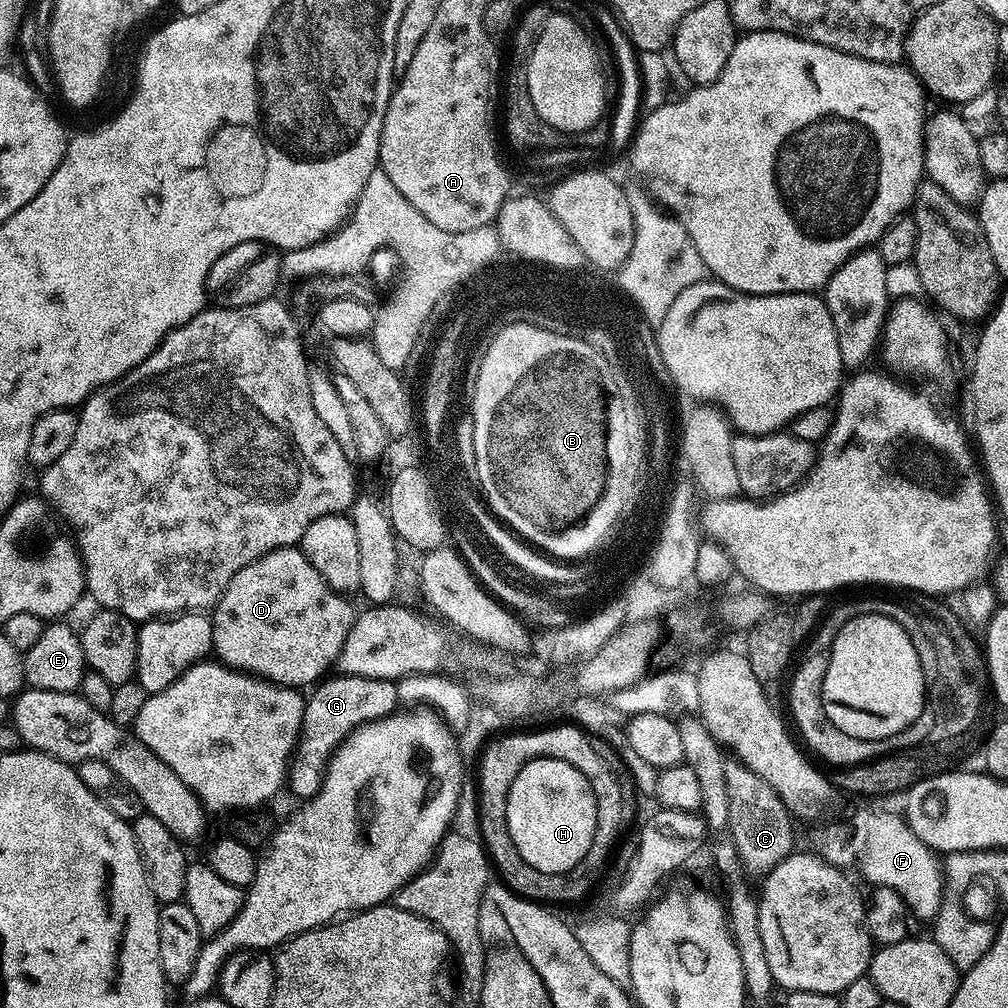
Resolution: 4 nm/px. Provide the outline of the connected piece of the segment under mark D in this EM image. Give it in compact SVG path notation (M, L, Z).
M299 547L274 550L250 562L250 566L242 566L242 570L230 578L216 607L211 609L215 659L235 671L270 680L273 684L282 684L285 688L300 690L303 684L315 685L327 673L324 671L335 665L347 632L356 620L357 613L352 612L352 604L348 600L351 599L334 591L322 574L310 566Z

